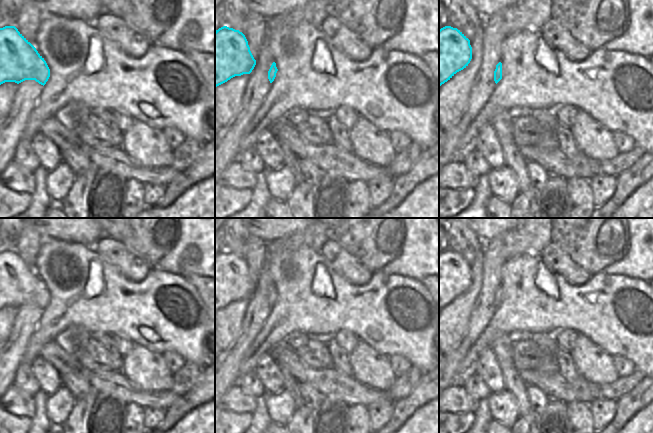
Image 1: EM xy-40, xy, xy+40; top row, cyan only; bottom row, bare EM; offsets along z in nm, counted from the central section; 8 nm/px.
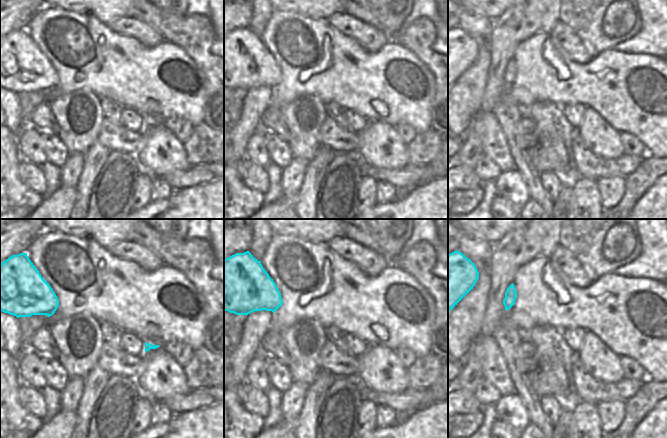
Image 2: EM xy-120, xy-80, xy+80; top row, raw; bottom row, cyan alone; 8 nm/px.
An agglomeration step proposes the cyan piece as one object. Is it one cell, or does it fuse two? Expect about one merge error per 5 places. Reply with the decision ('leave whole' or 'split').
leave whole

